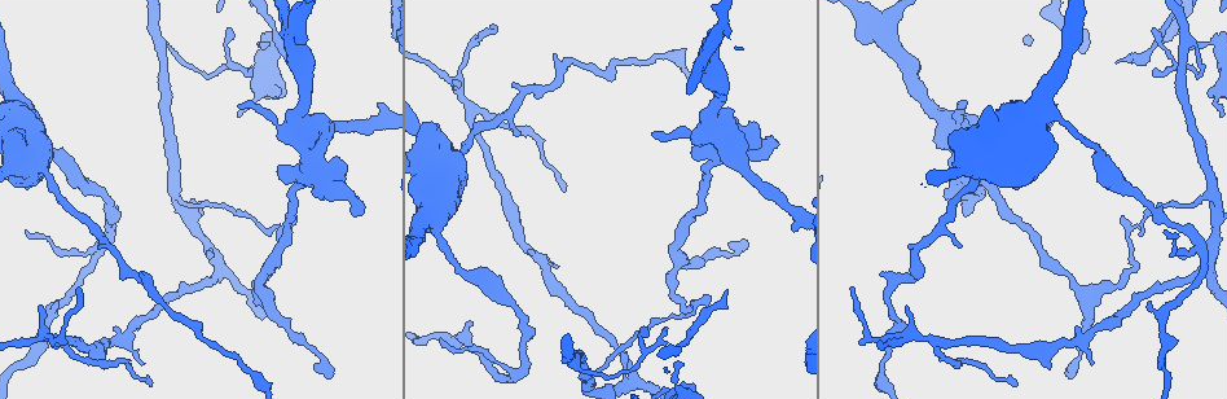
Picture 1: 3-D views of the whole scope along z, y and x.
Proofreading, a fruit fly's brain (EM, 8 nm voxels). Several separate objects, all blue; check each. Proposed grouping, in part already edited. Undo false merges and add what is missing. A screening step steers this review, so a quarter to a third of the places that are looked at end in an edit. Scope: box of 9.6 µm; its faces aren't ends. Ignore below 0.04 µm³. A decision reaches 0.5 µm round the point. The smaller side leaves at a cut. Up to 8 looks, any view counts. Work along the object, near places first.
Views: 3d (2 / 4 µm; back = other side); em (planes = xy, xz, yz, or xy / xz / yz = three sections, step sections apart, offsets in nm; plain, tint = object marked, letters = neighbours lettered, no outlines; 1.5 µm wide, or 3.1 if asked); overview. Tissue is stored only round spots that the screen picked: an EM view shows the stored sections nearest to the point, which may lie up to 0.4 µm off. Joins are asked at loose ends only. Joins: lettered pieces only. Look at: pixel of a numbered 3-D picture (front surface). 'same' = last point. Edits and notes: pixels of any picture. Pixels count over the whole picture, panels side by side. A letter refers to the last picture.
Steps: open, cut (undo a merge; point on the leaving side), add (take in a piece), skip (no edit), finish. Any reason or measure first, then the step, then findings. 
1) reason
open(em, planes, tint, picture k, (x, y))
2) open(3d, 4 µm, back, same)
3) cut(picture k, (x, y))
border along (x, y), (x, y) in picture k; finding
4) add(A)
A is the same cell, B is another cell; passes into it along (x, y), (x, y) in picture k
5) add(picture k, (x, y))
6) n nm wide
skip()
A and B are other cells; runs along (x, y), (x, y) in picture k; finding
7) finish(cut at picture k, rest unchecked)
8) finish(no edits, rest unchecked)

long arm stops here
open(3d, 4 µm, picture 1, (149, 382))

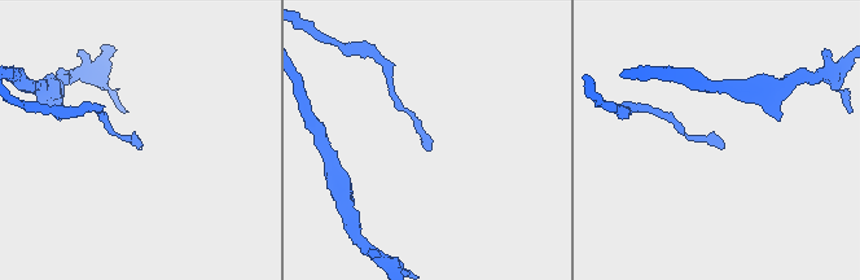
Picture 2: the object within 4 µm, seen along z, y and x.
shape alone is not enough
open(em, planes, tint, picture 2, (724, 147))

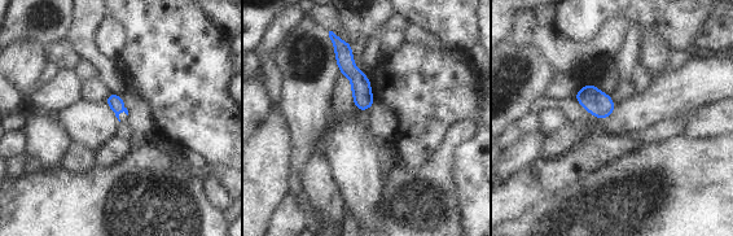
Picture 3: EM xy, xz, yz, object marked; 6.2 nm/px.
open(em, planes, letters, same)

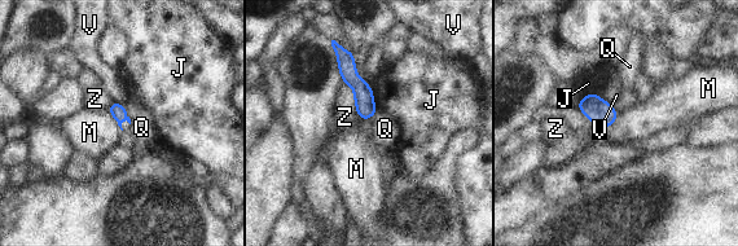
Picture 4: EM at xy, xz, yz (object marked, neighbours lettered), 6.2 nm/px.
skip()
J, M, Q, V and Z are other cells; border along (619, 113), (611, 124), (601, 127) in picture 4; no lettered piece goes on from it

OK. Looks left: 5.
tapers out
open(3d, 2 µm, picture 1, (454, 81))

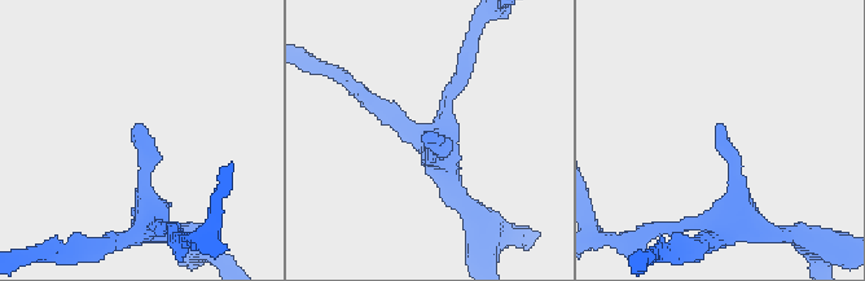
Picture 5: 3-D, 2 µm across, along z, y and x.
now the EM
open(em, planes, letters, picture 5, (715, 127))

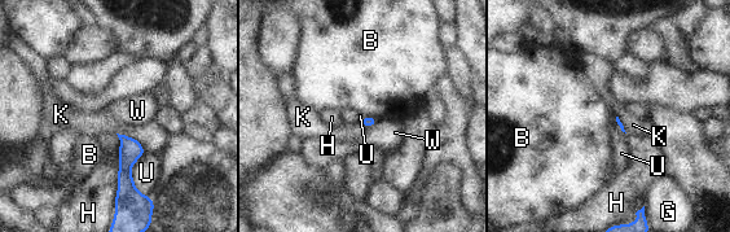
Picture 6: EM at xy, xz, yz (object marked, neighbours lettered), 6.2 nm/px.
skip()
B, G, H, K, U and W are other cells; border along (145, 152), (131, 176), (148, 197) in picture 6; none of them fits

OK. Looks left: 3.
a fork
open(3d, 4 µm, picture 1, (589, 388))

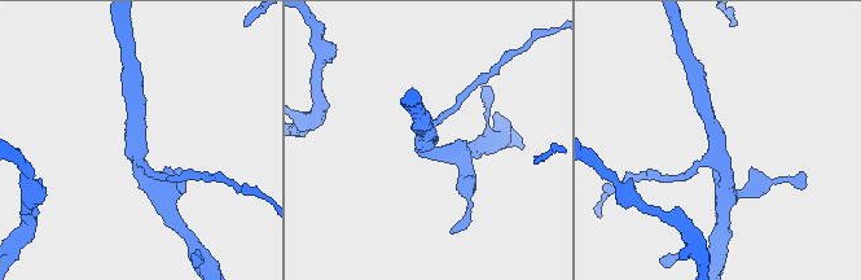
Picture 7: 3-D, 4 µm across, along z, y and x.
shape alone is not enough
open(em, yz, step 4, tint, picture 7, (716, 159))

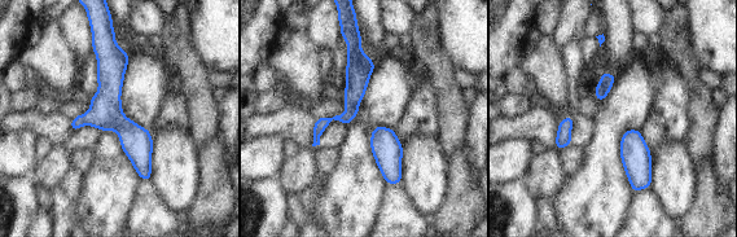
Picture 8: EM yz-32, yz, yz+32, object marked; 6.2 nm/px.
another direction
open(em, planes, letters, same)

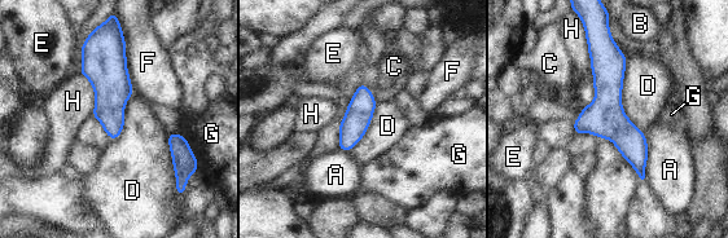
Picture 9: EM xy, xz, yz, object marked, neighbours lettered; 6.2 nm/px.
D touches over 500 nm
skip()
A, B, C, D, E, F, G and H are other cells; one neuron here

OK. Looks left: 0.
finish(no edits, rest unchecked)

